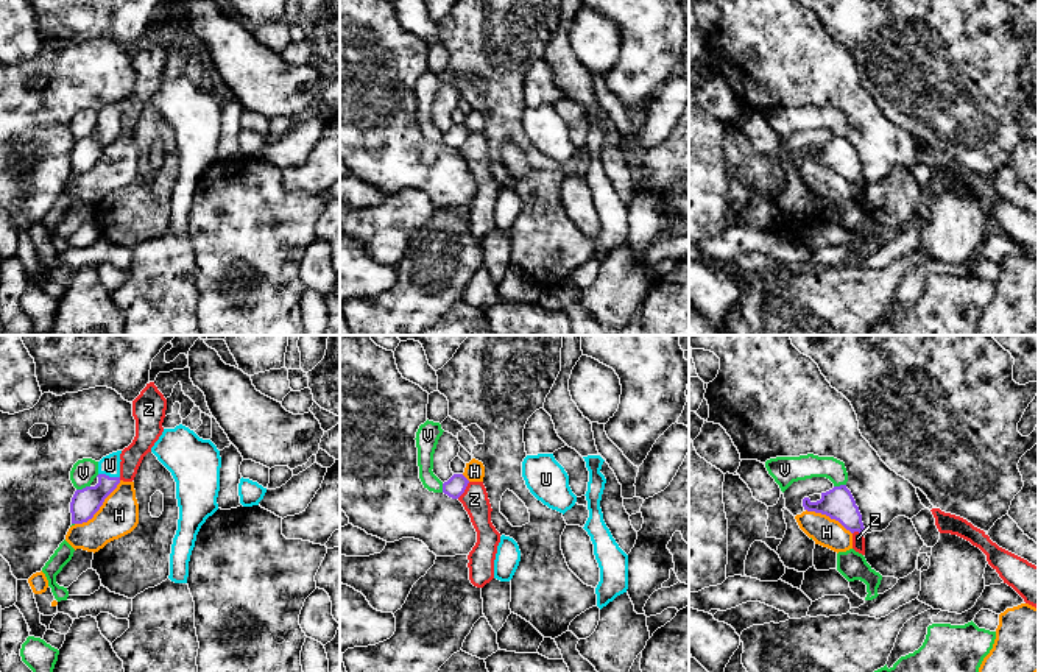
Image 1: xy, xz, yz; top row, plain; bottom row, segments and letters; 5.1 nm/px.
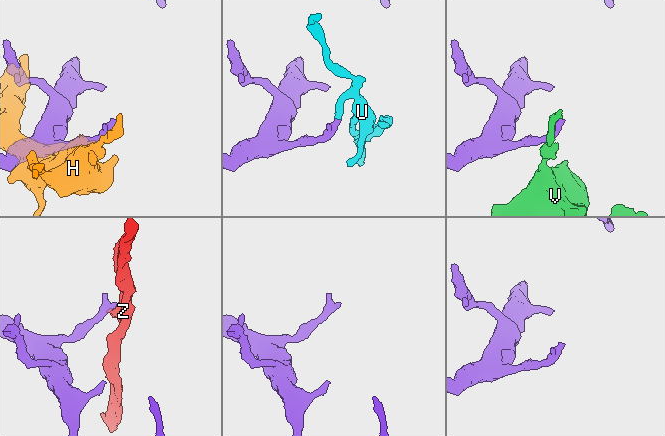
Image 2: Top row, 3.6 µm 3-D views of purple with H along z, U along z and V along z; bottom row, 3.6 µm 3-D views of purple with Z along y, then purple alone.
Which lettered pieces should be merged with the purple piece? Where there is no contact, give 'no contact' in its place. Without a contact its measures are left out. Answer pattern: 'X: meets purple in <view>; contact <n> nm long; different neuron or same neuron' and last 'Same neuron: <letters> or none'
H: meets purple in xy; contact 340 nm long; different neuron
U: meets purple in xy; contact 110 nm long; same neuron
V: meets purple in xy; contact 80 nm long; different neuron
Z: meets purple in xz; contact 110 nm long; different neuron
Same neuron: U

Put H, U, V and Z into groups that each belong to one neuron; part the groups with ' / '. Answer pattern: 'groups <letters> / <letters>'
groups H / U / V / Z

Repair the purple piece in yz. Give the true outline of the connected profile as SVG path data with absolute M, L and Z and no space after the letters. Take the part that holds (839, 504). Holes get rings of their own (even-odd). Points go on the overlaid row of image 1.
M846 485L834 486L832 490L821 493L821 499L817 502L804 497L803 507L807 511L821 513L839 521L851 533L867 533L859 507Z

